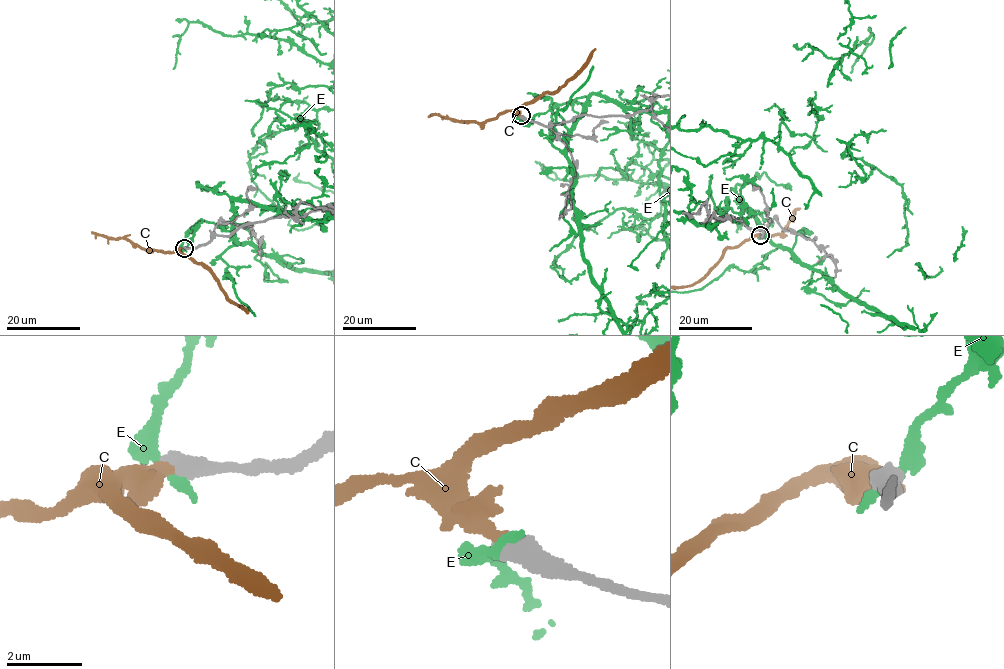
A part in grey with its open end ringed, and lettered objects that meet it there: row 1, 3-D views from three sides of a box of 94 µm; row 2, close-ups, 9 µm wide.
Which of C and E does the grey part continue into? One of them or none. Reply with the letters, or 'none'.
C

